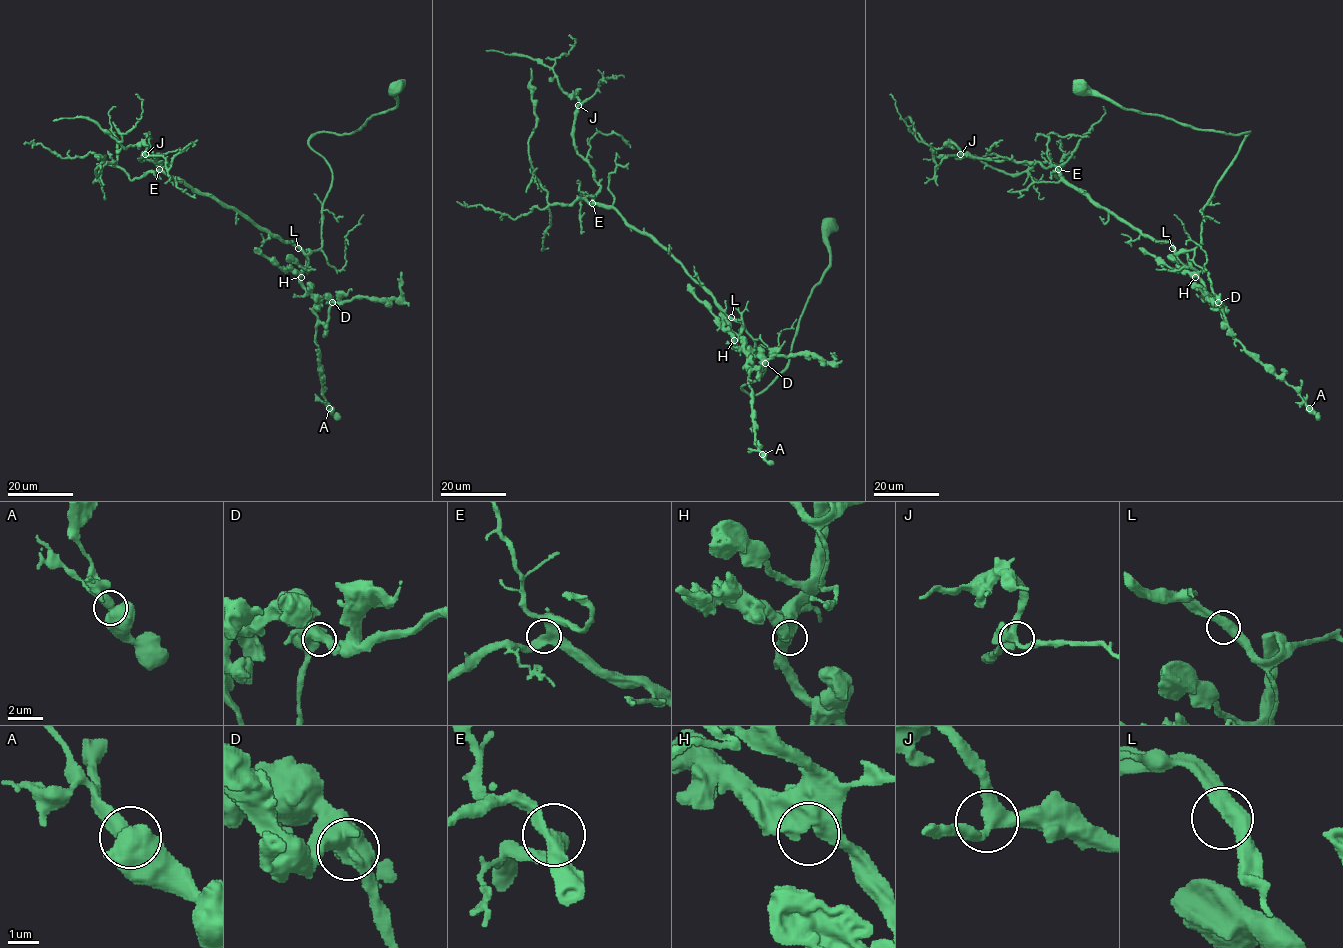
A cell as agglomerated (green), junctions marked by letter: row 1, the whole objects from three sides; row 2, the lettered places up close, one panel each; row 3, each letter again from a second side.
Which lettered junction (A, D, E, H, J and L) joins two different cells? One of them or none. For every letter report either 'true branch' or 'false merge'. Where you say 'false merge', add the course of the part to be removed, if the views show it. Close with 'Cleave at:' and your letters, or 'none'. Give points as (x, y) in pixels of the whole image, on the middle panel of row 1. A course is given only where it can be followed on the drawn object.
A: true branch
D: true branch
E: true branch
H: true branch
J: true branch
L: true branch
Cleave at: none

